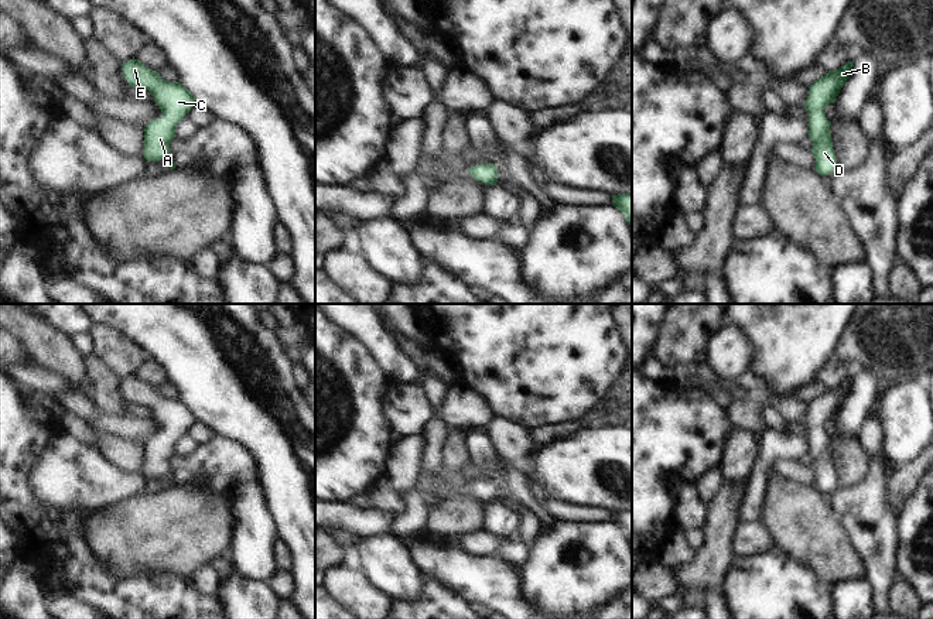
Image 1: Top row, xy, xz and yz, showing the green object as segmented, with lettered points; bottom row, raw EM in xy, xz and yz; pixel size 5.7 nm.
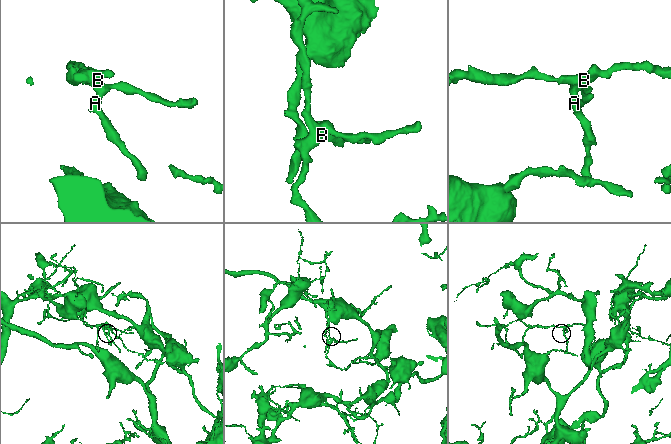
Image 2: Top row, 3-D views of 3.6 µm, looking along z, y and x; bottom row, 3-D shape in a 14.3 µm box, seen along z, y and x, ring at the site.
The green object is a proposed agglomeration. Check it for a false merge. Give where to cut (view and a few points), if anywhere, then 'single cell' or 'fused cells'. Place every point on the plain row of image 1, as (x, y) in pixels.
no cut | single cell

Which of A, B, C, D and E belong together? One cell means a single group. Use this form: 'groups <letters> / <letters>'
groups A B C D E

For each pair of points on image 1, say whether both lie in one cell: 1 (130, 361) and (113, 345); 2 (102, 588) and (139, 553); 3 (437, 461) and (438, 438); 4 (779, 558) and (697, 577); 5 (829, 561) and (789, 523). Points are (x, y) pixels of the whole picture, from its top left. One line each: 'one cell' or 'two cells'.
1: one cell
2: two cells
3: one cell
4: two cells
5: one cell

